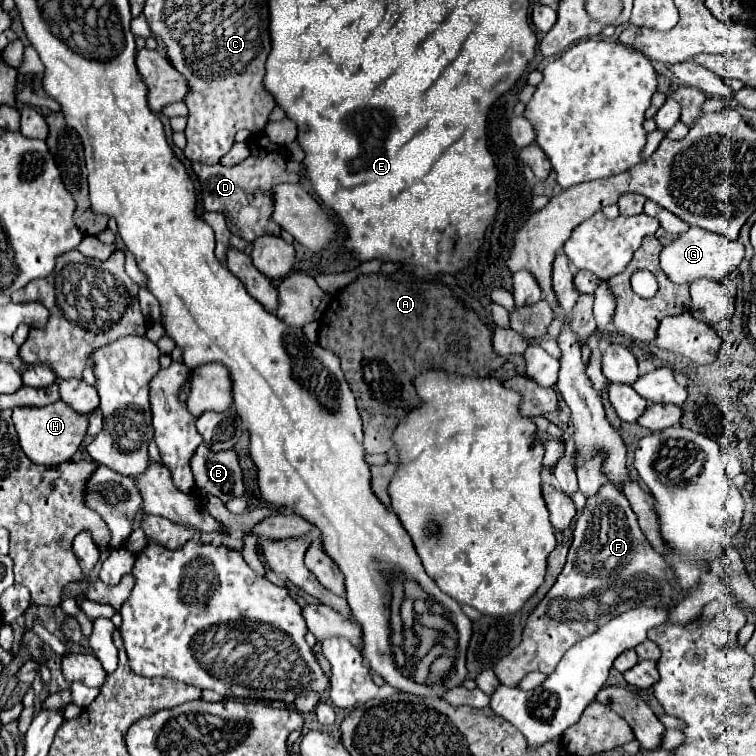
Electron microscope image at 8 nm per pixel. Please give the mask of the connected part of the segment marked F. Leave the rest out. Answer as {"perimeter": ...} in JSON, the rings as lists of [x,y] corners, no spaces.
{"perimeter":[[[605,484],[593,498],[587,500],[587,506],[583,508],[575,532],[573,532],[573,542],[567,554],[567,564],[563,572],[559,574],[557,582],[553,588],[547,592],[547,596],[537,604],[537,608],[529,614],[527,626],[523,630],[523,640],[517,648],[513,648],[507,656],[503,656],[495,664],[495,674],[501,684],[517,688],[519,682],[527,672],[539,670],[543,674],[551,674],[563,654],[575,646],[579,640],[591,636],[597,632],[603,624],[607,624],[611,618],[617,614],[623,614],[631,608],[647,606],[647,608],[675,608],[679,602],[683,602],[689,596],[687,590],[683,590],[677,584],[677,578],[667,564],[667,560],[653,550],[649,540],[639,528],[637,516],[631,510],[629,500],[625,498],[623,492],[619,492],[615,486]]]}

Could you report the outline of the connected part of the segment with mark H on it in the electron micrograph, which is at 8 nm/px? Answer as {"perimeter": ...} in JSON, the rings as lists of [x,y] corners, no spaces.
{"perimeter":[[[61,400],[43,408],[15,408],[13,410],[13,424],[15,424],[23,452],[33,464],[43,464],[43,466],[61,464],[77,452],[87,432],[87,418],[89,416],[77,414],[73,408],[69,408]]]}

